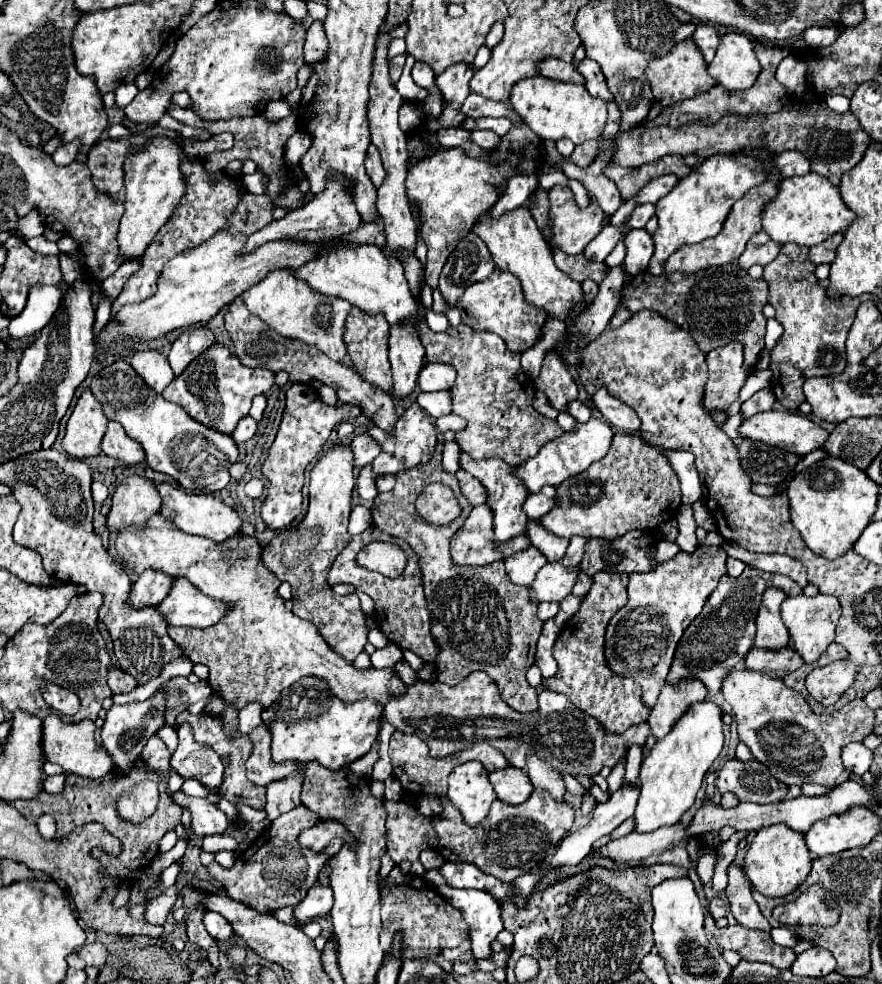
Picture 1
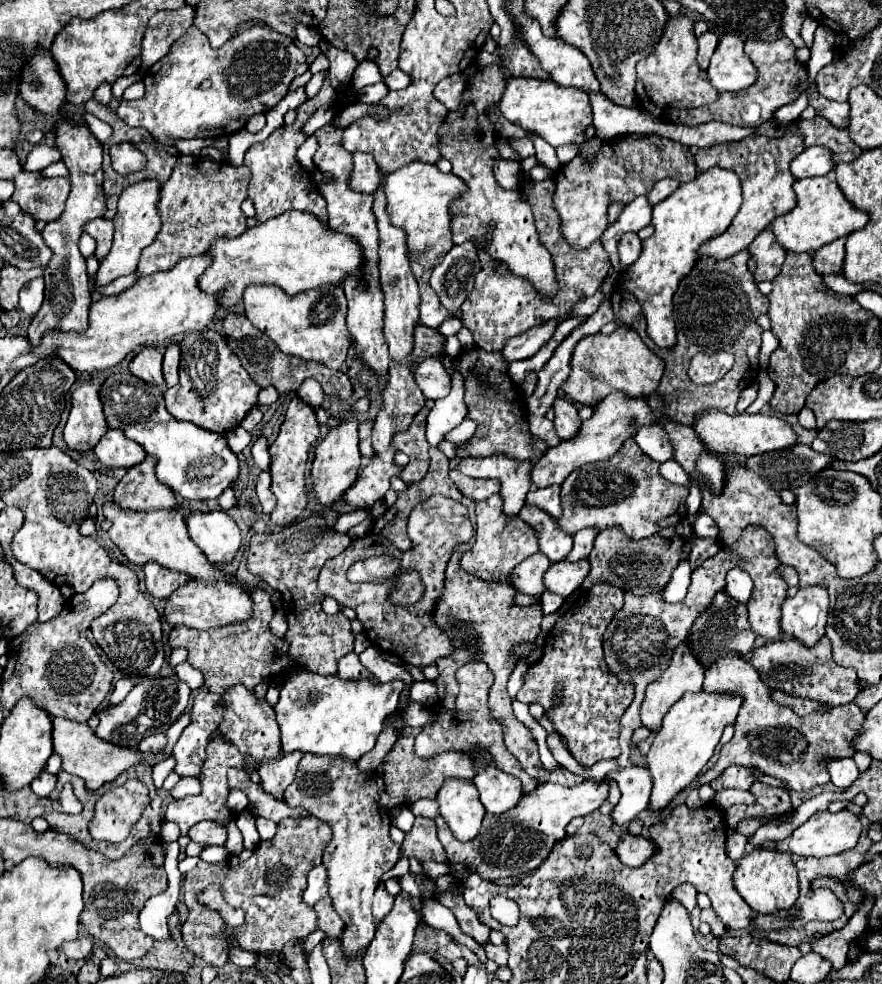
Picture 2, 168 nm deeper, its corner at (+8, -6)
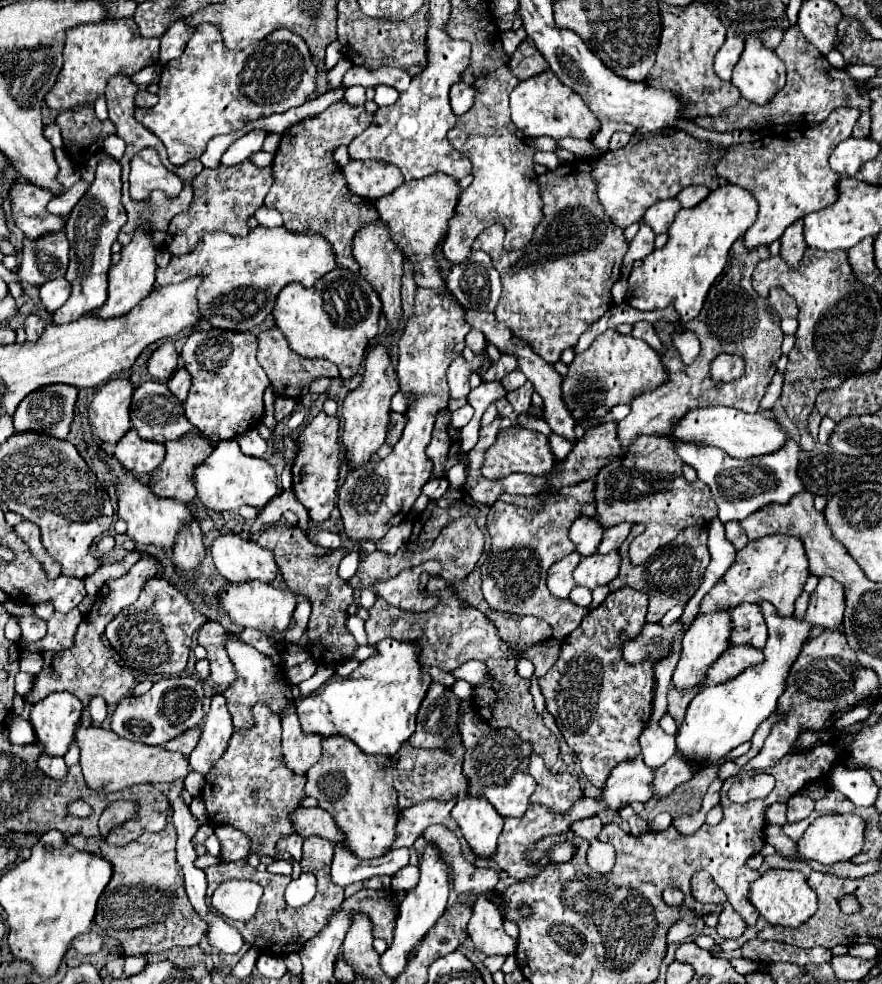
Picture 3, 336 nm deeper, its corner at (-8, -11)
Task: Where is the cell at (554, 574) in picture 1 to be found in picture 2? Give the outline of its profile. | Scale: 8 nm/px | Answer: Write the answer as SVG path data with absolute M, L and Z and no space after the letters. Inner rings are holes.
M586 559L570 563L570 561L560 561L552 563L548 571L544 573L544 587L550 593L560 593L560 597L570 597L586 579L590 571L590 563Z

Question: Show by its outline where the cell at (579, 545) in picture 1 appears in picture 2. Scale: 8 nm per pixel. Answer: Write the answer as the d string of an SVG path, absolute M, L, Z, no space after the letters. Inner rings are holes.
M588 527L588 529L582 529L574 535L574 547L572 551L568 553L568 561L580 561L580 559L586 559L590 549L592 549L592 543L594 543L594 537L598 535L596 529Z

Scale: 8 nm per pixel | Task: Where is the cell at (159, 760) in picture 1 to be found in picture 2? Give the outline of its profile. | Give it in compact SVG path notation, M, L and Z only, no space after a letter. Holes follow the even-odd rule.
M158 733L158 735L152 735L152 737L146 737L144 741L140 741L138 749L146 755L152 755L152 753L158 753L166 747L166 735L164 733Z

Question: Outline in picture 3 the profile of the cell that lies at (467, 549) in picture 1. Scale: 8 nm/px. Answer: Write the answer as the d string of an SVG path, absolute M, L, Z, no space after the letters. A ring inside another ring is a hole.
M552 494L552 498L540 506L540 510L524 510L498 500L494 506L490 506L486 520L486 530L492 536L492 548L480 568L480 574L482 592L488 606L498 612L512 612L520 616L530 614L546 620L558 642L578 628L582 618L590 612L586 606L576 606L570 600L552 596L546 586L548 568L574 552L568 530L576 518L580 518L580 502L576 502L576 498L560 498L560 494Z

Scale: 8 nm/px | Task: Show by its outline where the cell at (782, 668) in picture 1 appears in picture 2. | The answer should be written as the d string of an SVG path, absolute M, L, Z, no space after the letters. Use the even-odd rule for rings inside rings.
M822 637L814 647L804 647L794 639L782 639L776 643L766 643L764 647L754 649L750 665L760 673L762 681L772 687L772 689L782 689L786 693L798 695L798 697L808 697L812 701L828 703L828 705L844 705L854 701L856 697L856 685L854 681L856 671L854 669L844 669L832 661L832 651L830 651L830 641Z

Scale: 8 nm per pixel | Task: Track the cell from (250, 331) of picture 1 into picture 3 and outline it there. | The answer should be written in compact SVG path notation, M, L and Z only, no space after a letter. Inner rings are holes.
M268 328L268 330L262 330L258 334L258 362L260 366L264 368L264 372L268 374L276 394L282 394L282 396L290 396L290 398L302 398L304 394L308 394L308 386L314 378L318 376L326 376L326 378L334 378L338 376L338 368L332 366L332 362L326 362L326 360L308 360L308 358L302 358L300 354L296 354L284 334L278 330L278 328Z

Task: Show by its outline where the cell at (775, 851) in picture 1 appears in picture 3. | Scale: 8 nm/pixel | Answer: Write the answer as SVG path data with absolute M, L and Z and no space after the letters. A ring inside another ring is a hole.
M766 870L750 888L750 902L768 924L786 928L802 926L816 912L816 892L808 886L806 876L792 870Z

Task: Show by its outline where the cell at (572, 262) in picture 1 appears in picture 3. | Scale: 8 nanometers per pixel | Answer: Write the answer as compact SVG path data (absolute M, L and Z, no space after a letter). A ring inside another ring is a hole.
M574 160L568 164L560 164L556 170L548 170L538 178L542 188L542 222L536 226L536 246L506 252L502 248L504 240L504 228L502 226L490 226L480 232L480 236L474 240L472 250L482 250L492 258L494 268L500 274L502 280L502 296L496 308L496 318L504 322L514 336L524 338L538 356L542 356L546 362L554 364L560 354L574 346L578 338L596 322L602 318L606 310L612 306L612 294L610 288L614 284L614 278L620 278L620 266L622 258L628 250L628 242L624 242L624 230L618 226L612 226L612 220L608 214L604 214L604 208L600 202L596 202L596 190L594 190L594 178L592 178L592 164L588 160Z

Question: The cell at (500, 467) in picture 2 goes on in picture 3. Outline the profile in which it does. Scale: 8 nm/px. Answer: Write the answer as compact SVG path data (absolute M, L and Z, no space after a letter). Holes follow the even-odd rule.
M506 428L500 430L494 444L486 450L482 464L482 476L488 480L500 480L512 472L524 472L534 476L544 476L554 466L554 454L550 452L548 438L540 432L528 430L528 428Z

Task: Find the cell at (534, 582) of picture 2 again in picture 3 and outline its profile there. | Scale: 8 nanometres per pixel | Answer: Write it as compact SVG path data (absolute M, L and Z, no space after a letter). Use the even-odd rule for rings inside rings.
M572 552L566 558L552 564L552 568L548 570L548 588L556 598L568 598L568 594L576 586L574 578L572 578L572 570L580 564L580 560L582 560L582 556Z

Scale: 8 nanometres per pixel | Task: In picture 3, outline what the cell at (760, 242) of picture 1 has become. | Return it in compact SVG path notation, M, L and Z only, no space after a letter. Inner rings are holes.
M804 220L794 222L792 226L786 228L784 236L780 238L782 242L782 250L780 256L790 264L790 266L798 266L802 260L802 254L806 250L806 242L804 242Z

